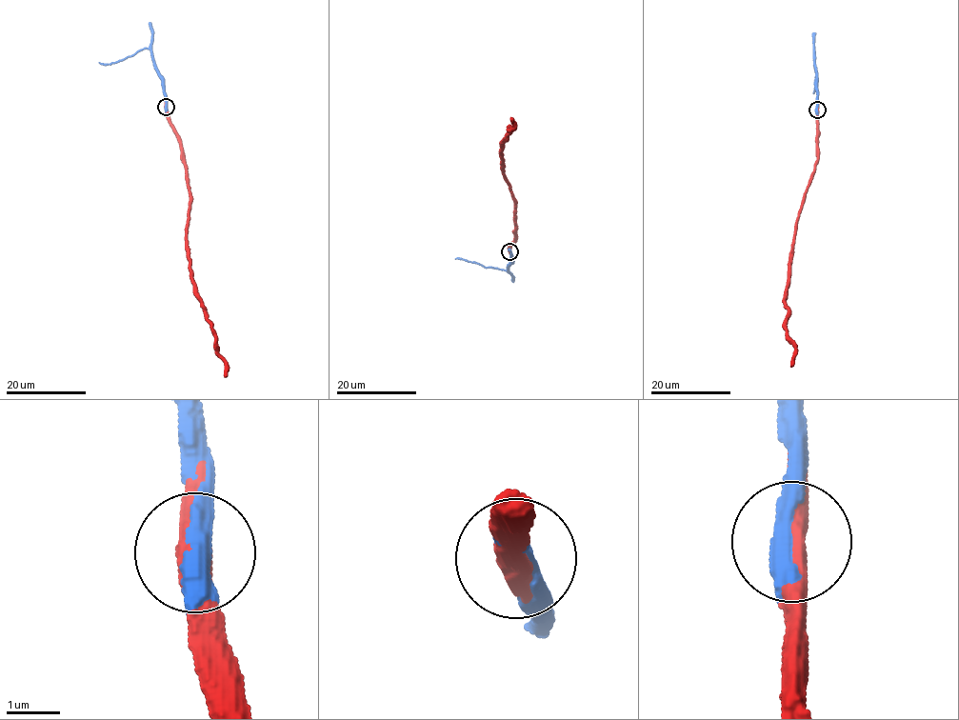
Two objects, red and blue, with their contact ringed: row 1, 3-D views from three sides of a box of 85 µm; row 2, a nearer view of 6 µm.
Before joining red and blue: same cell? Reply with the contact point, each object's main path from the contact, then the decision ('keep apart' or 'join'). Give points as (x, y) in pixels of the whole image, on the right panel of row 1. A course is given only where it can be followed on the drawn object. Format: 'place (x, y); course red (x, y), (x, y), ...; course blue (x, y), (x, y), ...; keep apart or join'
place (817, 110); course red (817, 109), (817, 162), (796, 224), (789, 265), (786, 330), (795, 350), (791, 367); course blue (817, 109), (813, 59), (816, 74), (813, 92); join

